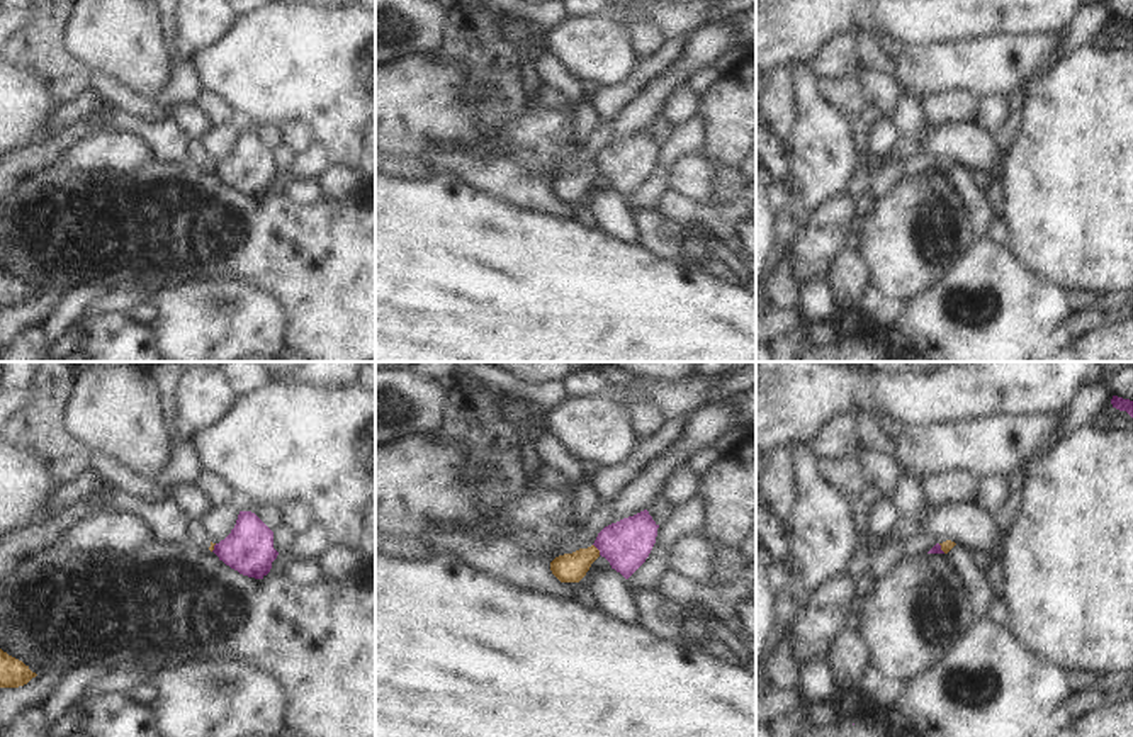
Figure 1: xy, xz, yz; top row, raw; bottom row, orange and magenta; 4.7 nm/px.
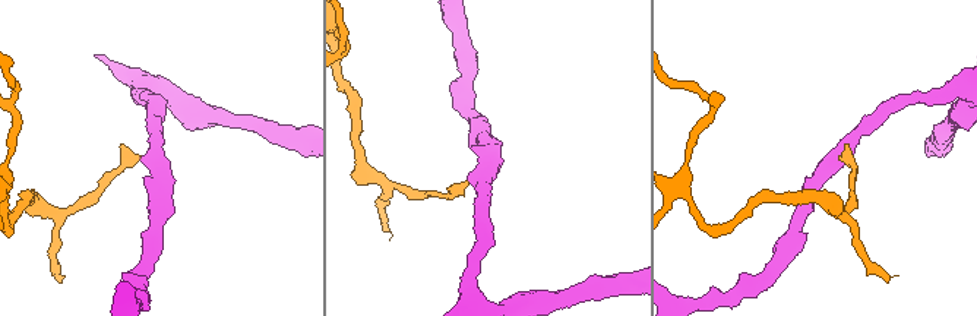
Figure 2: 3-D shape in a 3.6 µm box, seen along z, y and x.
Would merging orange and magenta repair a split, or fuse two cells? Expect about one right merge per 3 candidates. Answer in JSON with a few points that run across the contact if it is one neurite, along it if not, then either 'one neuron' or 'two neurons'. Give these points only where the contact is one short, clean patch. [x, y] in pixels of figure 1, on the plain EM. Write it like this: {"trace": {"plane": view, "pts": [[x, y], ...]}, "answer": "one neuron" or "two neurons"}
{"trace": {"plane": "xz", "pts": [[593, 163], [600, 174]]}, "answer": "two neurons"}

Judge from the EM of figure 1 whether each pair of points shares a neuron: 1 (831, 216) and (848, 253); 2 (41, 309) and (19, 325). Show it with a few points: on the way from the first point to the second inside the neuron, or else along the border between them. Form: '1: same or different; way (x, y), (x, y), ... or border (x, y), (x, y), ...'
1: different; border (853, 243), (841, 252), (828, 279)
2: same; way (36, 309), (24, 320)

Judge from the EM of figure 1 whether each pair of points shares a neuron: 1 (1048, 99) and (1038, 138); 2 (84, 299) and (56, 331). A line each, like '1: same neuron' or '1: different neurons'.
1: same neuron
2: same neuron

